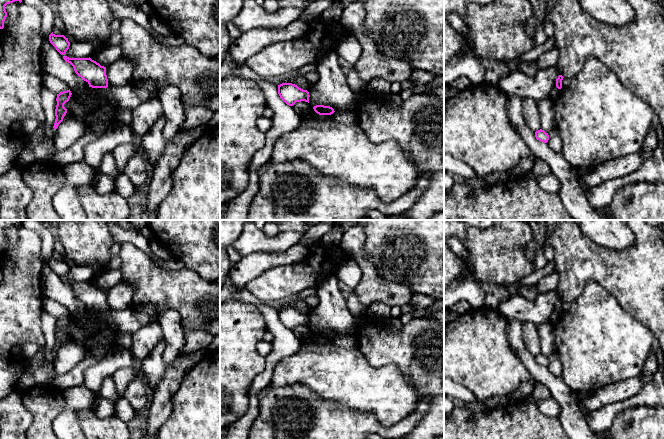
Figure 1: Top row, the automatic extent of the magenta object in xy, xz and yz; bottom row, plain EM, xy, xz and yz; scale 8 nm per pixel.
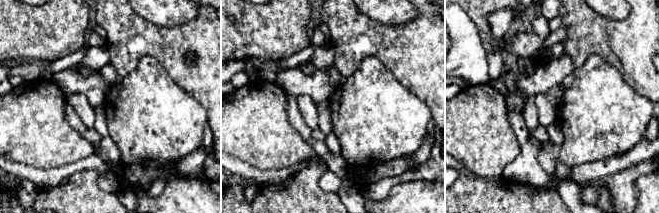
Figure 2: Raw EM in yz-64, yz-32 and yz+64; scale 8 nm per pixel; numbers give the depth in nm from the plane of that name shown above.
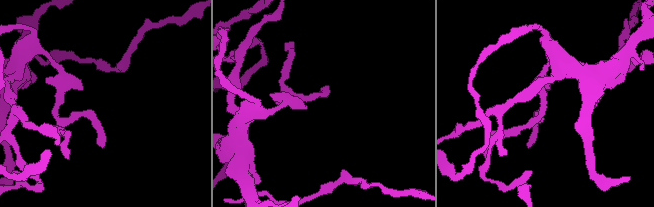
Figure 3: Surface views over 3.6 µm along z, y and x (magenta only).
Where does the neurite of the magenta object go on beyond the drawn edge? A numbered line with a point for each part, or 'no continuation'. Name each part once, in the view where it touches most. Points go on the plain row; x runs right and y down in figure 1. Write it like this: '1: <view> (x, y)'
no continuation

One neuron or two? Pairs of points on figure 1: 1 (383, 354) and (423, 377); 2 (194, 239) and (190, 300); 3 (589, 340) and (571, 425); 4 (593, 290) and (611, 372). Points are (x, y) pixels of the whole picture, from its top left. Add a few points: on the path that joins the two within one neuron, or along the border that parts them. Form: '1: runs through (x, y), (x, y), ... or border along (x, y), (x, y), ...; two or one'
1: runs through (393, 354), (400, 354), (413, 367); one
2: border along (186, 266), (195, 270), (209, 281); two
3: border along (560, 378), (574, 393); two
4: runs through (595, 310), (596, 340), (608, 352); one

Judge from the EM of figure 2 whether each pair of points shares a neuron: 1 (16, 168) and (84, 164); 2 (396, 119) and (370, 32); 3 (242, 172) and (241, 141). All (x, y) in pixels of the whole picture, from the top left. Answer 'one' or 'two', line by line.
1: one
2: two
3: two

